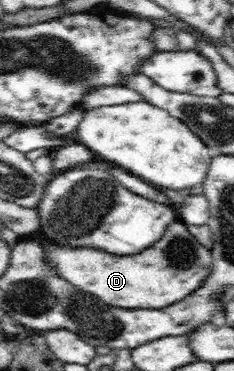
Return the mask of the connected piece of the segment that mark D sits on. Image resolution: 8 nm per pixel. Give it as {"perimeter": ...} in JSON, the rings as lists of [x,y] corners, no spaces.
{"perimeter":[[[181,221],[171,223],[155,247],[149,247],[133,257],[113,257],[91,249],[63,249],[38,235],[31,238],[36,238],[43,242],[43,246],[47,246],[47,258],[63,278],[97,295],[107,305],[128,310],[155,310],[179,303],[205,283],[213,267],[209,249],[197,243],[197,239]]]}

